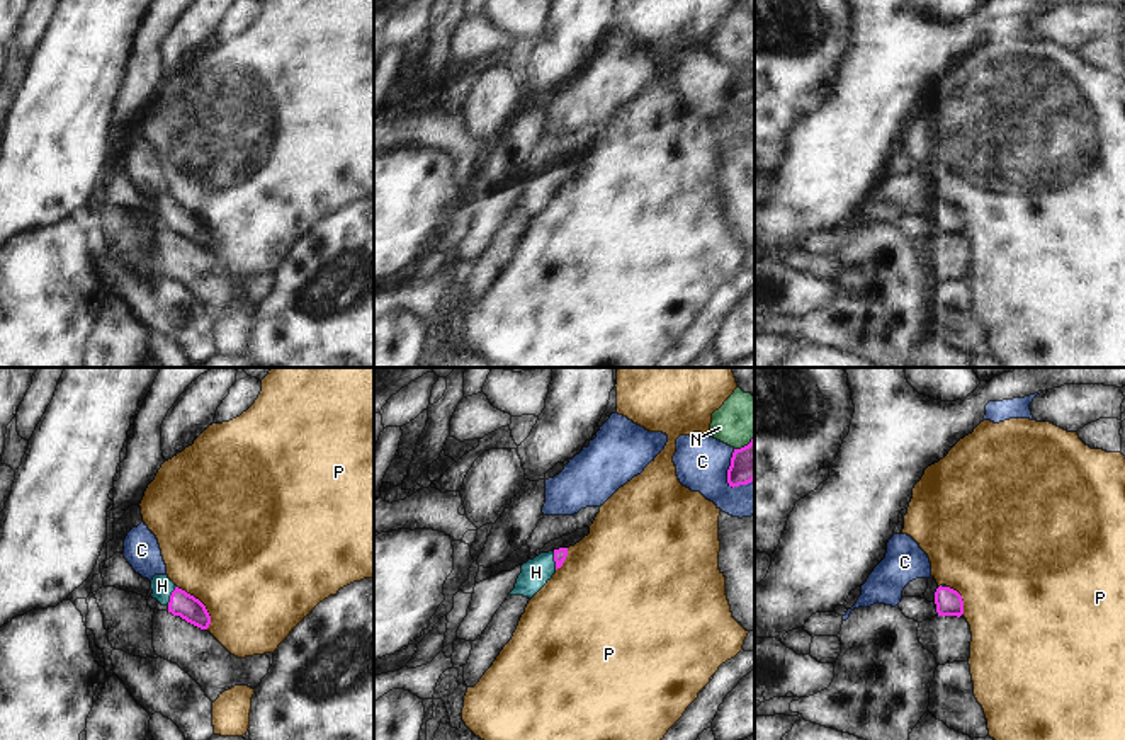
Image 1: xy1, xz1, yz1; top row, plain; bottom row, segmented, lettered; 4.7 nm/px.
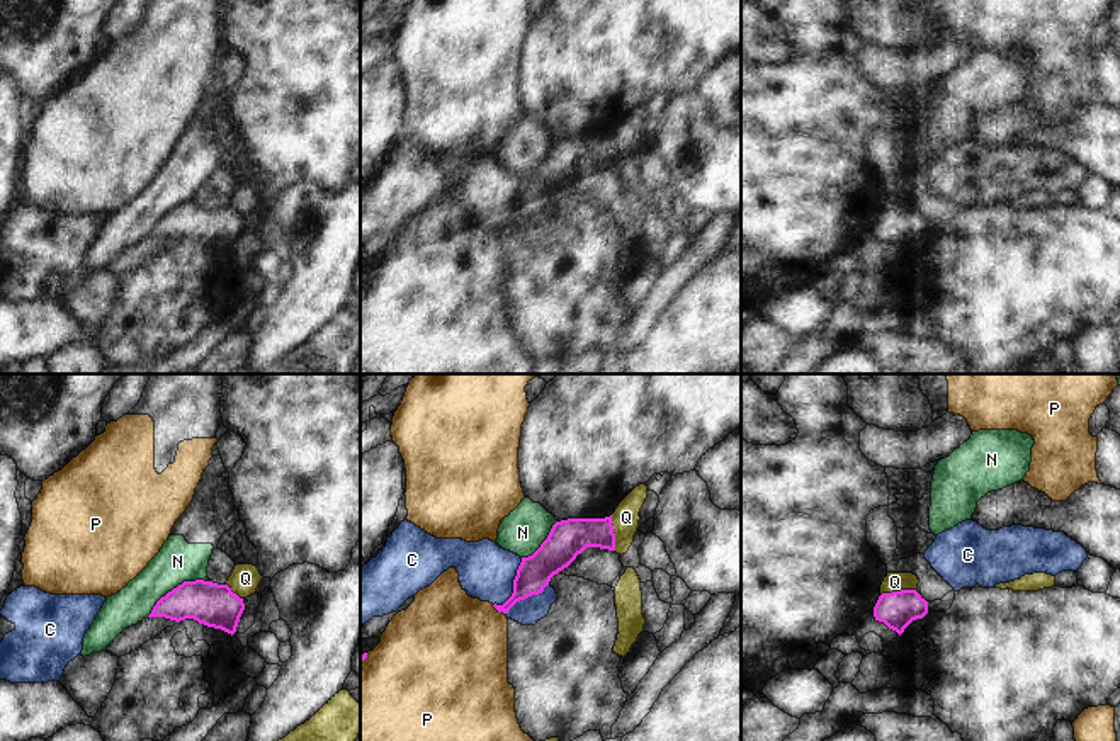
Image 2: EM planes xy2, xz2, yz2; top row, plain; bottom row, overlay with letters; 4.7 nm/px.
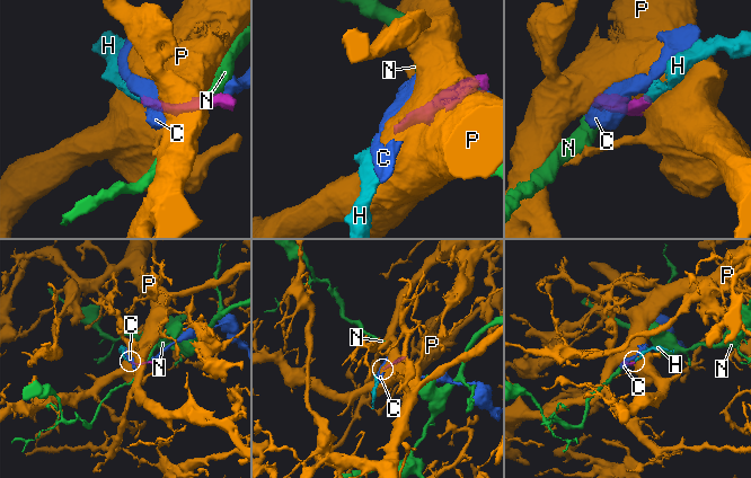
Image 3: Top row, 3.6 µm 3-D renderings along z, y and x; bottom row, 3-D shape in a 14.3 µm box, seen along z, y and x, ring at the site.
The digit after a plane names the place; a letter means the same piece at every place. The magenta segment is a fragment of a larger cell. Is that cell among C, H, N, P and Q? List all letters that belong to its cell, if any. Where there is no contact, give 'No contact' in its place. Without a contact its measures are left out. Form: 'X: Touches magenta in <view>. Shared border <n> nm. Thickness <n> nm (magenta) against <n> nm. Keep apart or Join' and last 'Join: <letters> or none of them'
C: Touches magenta in xz2. Shared border 280 nm. Thickness 160 nm (magenta) against 260 nm. Keep apart
H: Touches magenta in xy1. Shared border 100 nm. Thickness 120 nm (magenta) against 100 nm. Join
N: Touches magenta in xy2. Shared border 320 nm. Thickness 200 nm (magenta) against 200 nm. Keep apart
P: Touches magenta in xy1. Shared border 260 nm. Thickness 120 nm (magenta) against 500 nm. Keep apart
Q: Touches magenta in xz2. Shared border 170 nm. Thickness 180 nm (magenta) against 130 nm. Keep apart
Join: H.

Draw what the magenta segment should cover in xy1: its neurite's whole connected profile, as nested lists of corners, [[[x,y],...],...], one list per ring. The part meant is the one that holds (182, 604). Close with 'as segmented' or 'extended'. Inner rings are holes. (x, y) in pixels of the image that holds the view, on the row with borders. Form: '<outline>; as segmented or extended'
[[[155,575],[151,580],[151,590],[151,597],[156,599],[161,606],[167,606],[168,612],[172,612],[173,616],[180,616],[182,619],[201,629],[209,628],[211,616],[206,606],[194,595],[178,589],[168,578],[168,575]]]; extended

